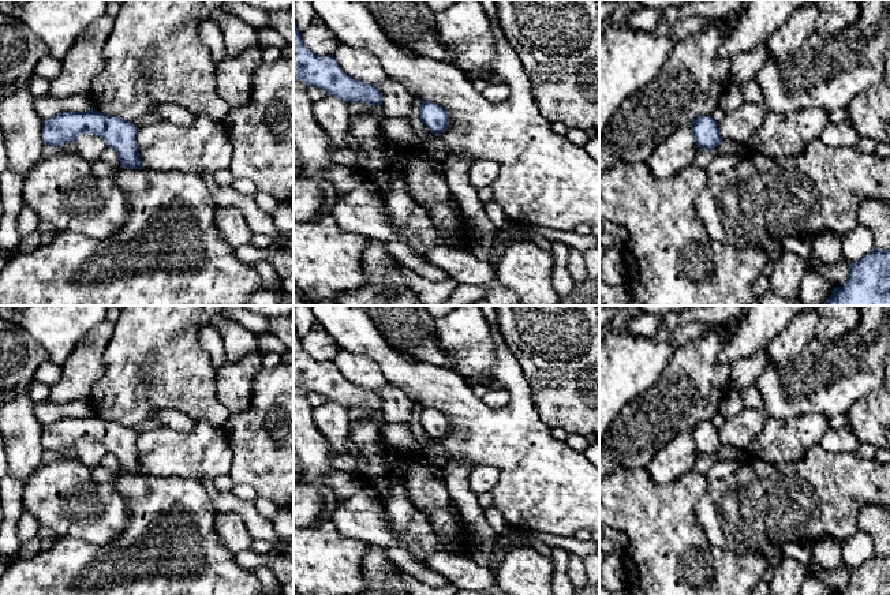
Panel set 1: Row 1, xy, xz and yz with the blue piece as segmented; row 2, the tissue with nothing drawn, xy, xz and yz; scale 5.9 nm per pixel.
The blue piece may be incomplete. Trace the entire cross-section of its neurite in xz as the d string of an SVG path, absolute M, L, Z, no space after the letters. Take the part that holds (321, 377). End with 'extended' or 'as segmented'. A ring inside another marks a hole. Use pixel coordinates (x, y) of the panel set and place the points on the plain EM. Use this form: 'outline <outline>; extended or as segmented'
outline M293 323L293 388L303 386L308 392L321 393L329 401L345 408L360 407L371 412L382 409L384 401L375 390L348 382L333 360L321 362L310 358L296 333Z; as segmented

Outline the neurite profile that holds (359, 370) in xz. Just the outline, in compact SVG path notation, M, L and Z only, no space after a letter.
M339 349L333 363L352 385L377 392L388 383L378 363L367 356Z

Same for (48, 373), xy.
M45 360L35 371L34 379L53 386L60 381L63 366L57 366L51 360Z

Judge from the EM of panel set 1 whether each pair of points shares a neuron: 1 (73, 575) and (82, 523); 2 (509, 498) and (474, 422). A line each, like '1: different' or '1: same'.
1: different
2: same

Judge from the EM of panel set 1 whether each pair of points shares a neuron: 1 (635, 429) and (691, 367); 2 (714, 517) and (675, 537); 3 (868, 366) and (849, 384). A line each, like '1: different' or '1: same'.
1: same
2: different
3: same

